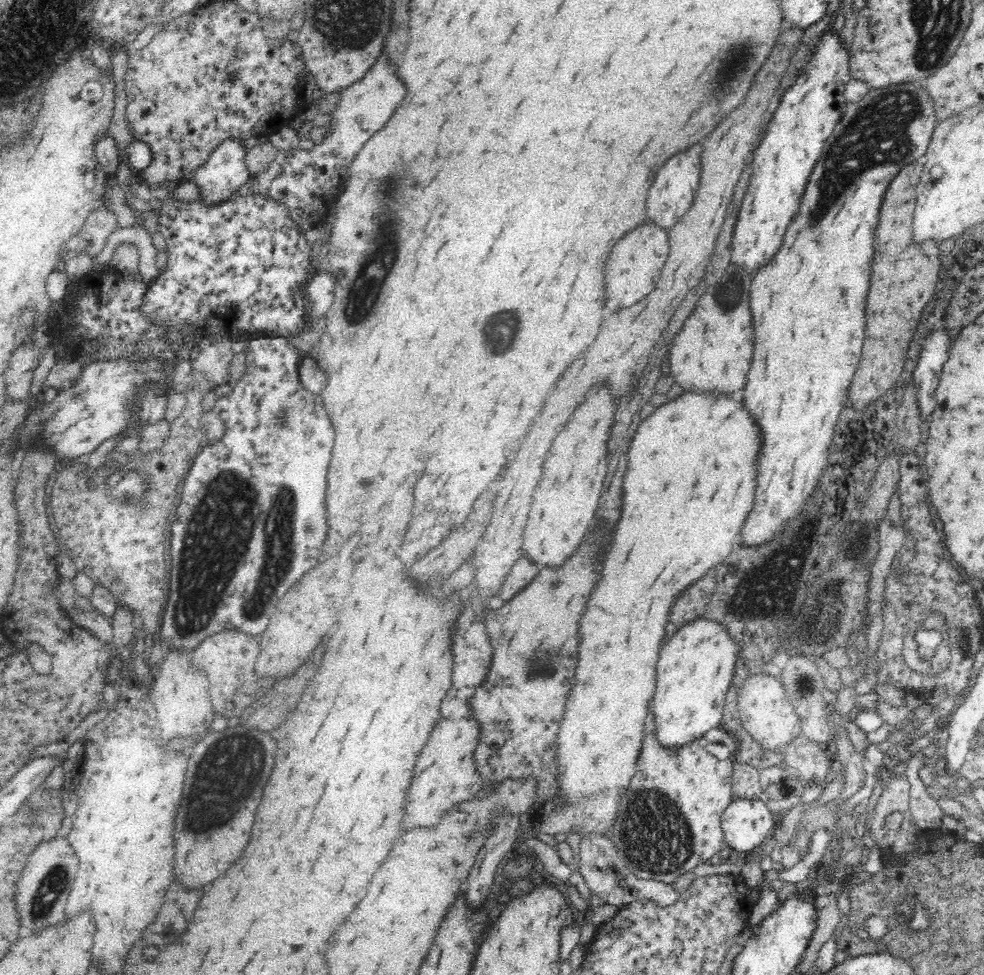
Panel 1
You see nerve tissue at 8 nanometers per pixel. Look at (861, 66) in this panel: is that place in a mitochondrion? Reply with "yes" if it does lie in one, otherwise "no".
no

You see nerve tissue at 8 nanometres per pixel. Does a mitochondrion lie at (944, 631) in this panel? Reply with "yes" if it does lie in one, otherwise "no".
yes

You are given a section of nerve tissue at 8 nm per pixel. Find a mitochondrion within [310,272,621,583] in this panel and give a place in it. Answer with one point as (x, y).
(498, 343)

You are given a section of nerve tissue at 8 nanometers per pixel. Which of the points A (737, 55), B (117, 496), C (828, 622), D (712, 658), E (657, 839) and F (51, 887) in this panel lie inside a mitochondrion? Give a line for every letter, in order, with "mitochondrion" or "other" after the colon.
A: mitochondrion
B: mitochondrion
C: mitochondrion
D: other
E: mitochondrion
F: mitochondrion

